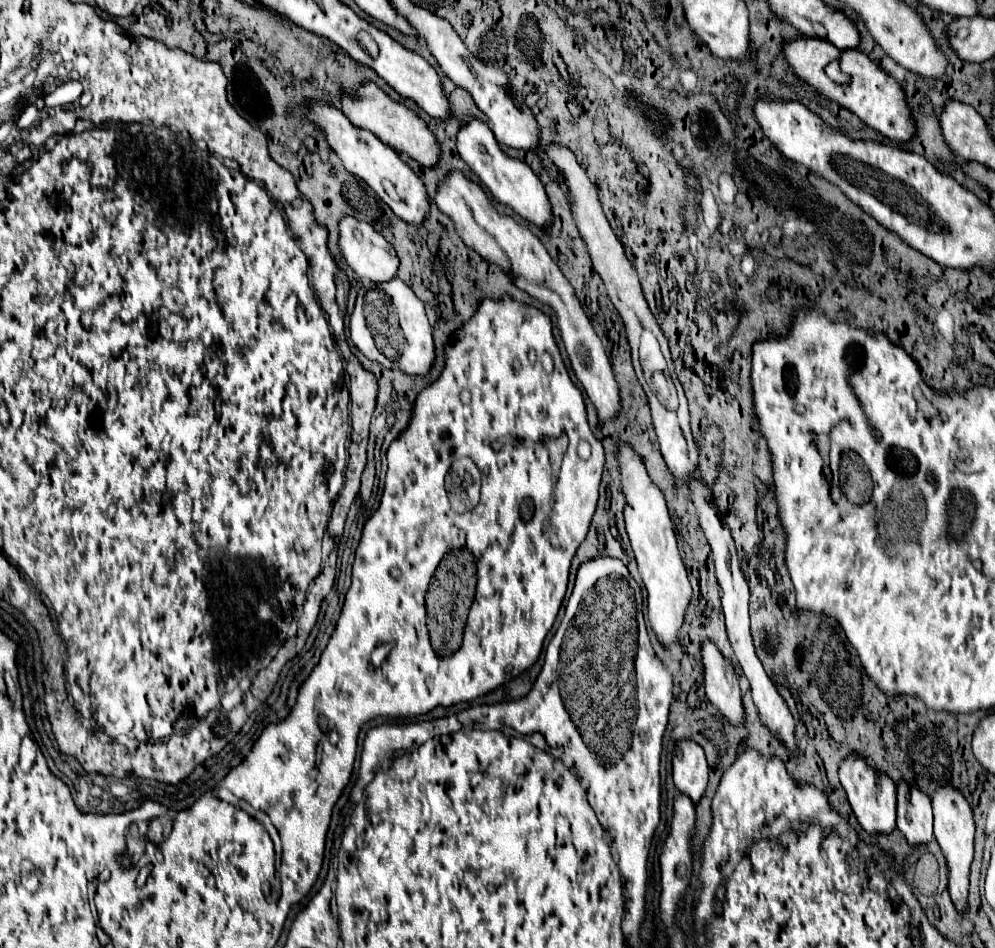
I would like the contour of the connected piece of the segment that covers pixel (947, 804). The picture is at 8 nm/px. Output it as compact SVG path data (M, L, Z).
M944 784L944 788L936 788L932 794L932 810L934 810L934 838L938 840L950 868L950 886L948 892L960 912L968 908L968 870L974 856L974 816L966 798L952 788L952 784Z

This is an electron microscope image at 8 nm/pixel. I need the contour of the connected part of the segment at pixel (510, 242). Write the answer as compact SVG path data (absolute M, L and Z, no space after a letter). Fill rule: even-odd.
M452 172L446 176L446 182L442 182L436 190L434 202L454 222L456 234L468 248L476 250L486 262L500 266L504 272L512 276L512 284L516 284L520 290L524 290L526 294L530 294L532 298L540 300L542 304L554 310L556 326L560 330L572 370L576 378L582 382L588 398L596 406L600 422L618 416L620 410L618 382L614 378L604 346L596 336L590 320L586 318L574 294L574 288L564 278L556 262L550 258L542 242L526 226L518 224L512 216L498 212L496 206L490 202L490 198L484 194L484 190L476 182L468 180L462 172Z

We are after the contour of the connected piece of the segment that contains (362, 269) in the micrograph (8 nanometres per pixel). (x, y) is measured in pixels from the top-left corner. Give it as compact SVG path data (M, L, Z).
M352 216L342 218L340 220L340 250L344 254L344 260L354 268L354 272L362 280L388 282L388 280L396 278L398 256L396 256L394 248L384 240L384 236L380 236L380 232L376 232L370 224L360 222L360 220L352 218Z

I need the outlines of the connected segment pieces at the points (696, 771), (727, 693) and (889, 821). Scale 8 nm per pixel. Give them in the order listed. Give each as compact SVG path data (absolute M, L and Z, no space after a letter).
M680 740L672 756L674 786L692 802L704 794L708 784L708 764L704 750L694 740Z
M710 640L700 642L700 662L704 668L706 698L734 724L742 724L744 710L736 672Z
M846 756L838 766L838 778L846 790L848 802L858 822L866 832L888 834L896 828L896 784L888 776L876 772L874 768L868 768L868 764L864 764L864 756Z

